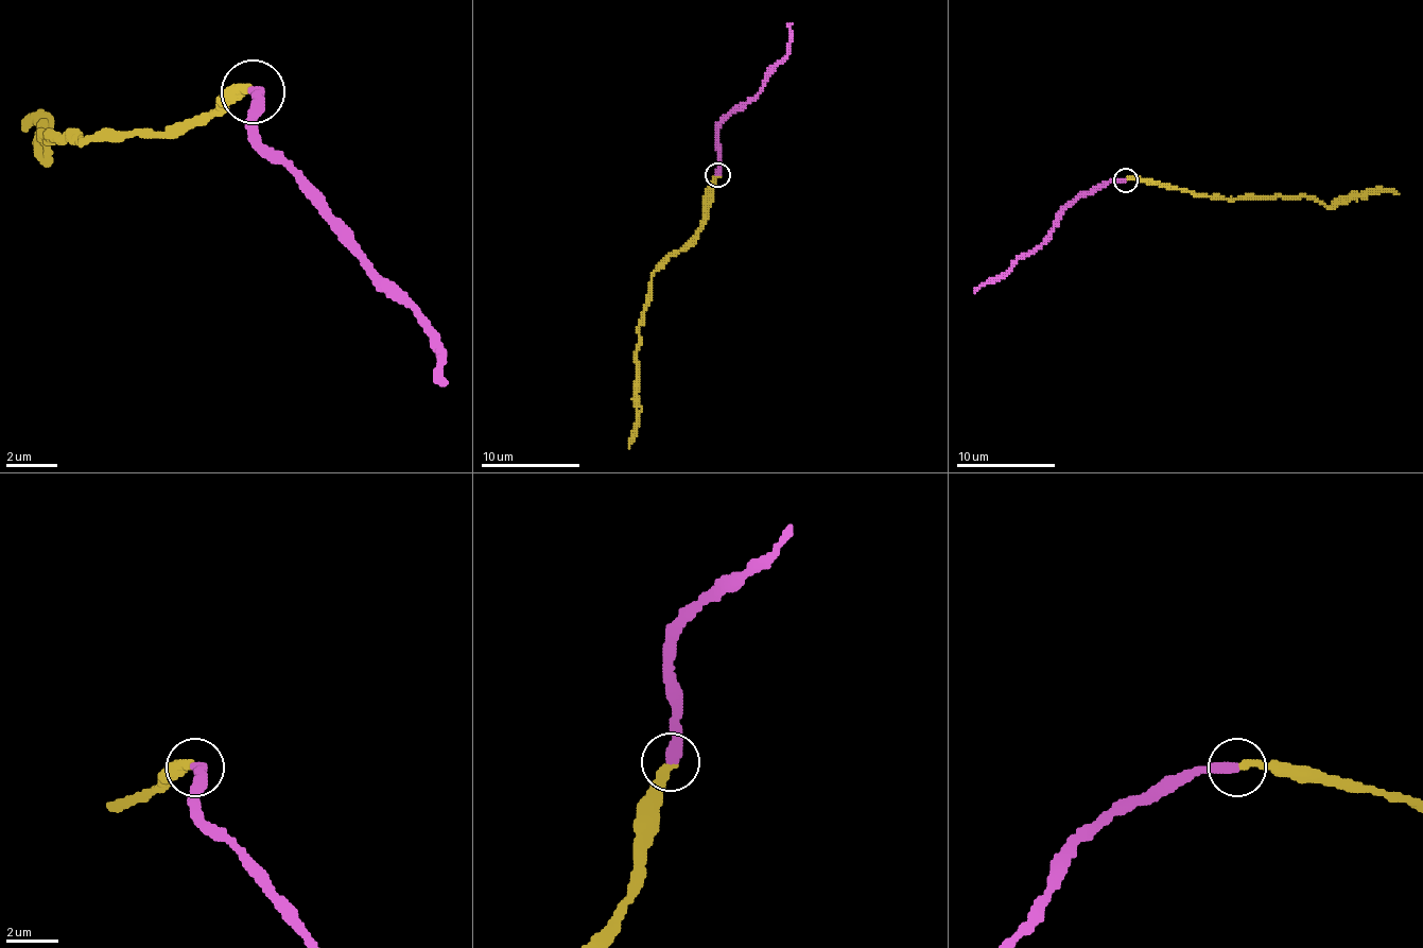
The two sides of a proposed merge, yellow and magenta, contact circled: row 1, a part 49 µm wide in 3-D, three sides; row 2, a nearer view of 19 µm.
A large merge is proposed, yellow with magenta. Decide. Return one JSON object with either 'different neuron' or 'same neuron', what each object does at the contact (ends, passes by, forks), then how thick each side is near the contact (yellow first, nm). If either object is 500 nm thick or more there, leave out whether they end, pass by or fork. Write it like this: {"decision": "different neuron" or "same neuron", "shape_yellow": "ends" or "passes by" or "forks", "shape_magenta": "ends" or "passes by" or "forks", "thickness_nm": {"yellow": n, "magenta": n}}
{"decision": "same neuron", "shape_yellow": "ends", "shape_magenta": "ends", "thickness_nm": {"yellow": 360, "magenta": 400}}

